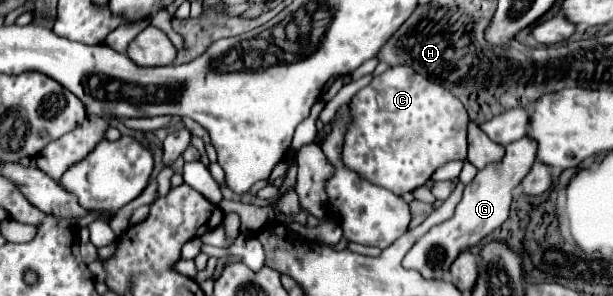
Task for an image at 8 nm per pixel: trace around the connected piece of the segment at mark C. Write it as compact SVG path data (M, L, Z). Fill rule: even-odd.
M394 66L384 74L376 76L366 88L362 88L350 100L352 122L346 126L342 162L346 168L362 176L364 180L392 190L394 194L412 192L418 186L424 186L430 176L450 160L466 160L466 126L468 114L462 102L454 98L446 88L414 74L410 66Z

